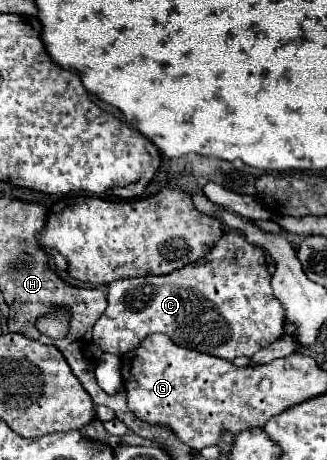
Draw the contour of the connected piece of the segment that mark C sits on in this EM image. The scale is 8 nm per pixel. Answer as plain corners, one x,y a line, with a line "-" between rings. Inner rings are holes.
231,229
227,233
223,233
223,237
217,241
217,247
213,247
201,261
195,261
195,263
189,263
173,273
167,273
167,275
145,275
145,277
129,277
129,279
121,279
121,281
113,281
109,285
109,293
107,293
107,309
105,313
101,315
101,319
95,323
93,327
93,341
101,347
101,351
107,351
107,353
115,353
115,355
123,355
131,349
137,347
137,343
153,333
165,333
169,335
177,345
183,345
187,349
195,349
199,353
207,353
207,355
213,355
213,357
221,357
221,359
227,359
227,361
233,361
235,357
251,357
253,353
257,353
259,349
263,349
265,345
271,345
273,341
277,341
281,335
283,335
283,327
285,327
285,319
283,319
283,307
279,305
279,301
275,299
273,295
273,289
271,289
271,273
267,269
267,253
261,249
261,247
255,247
251,245
239,231

